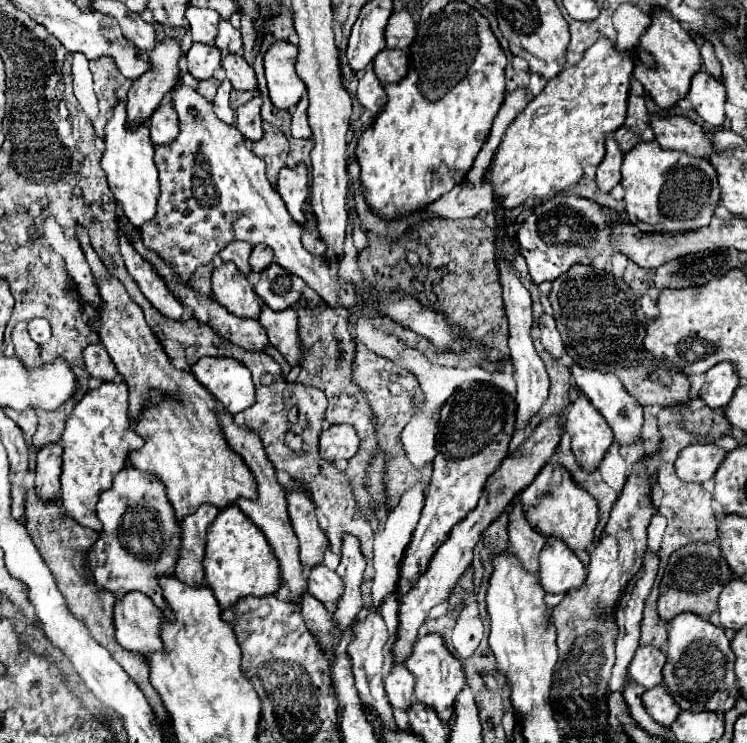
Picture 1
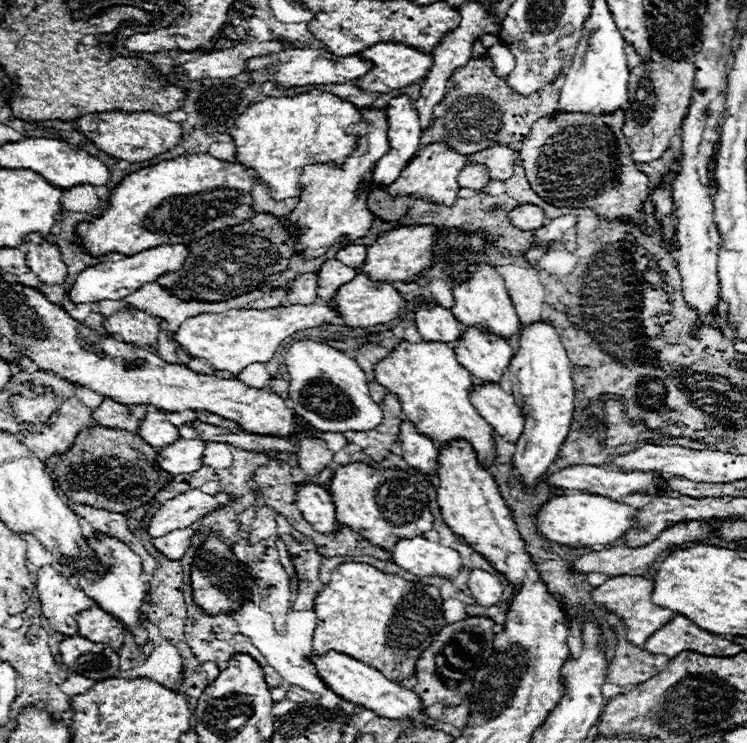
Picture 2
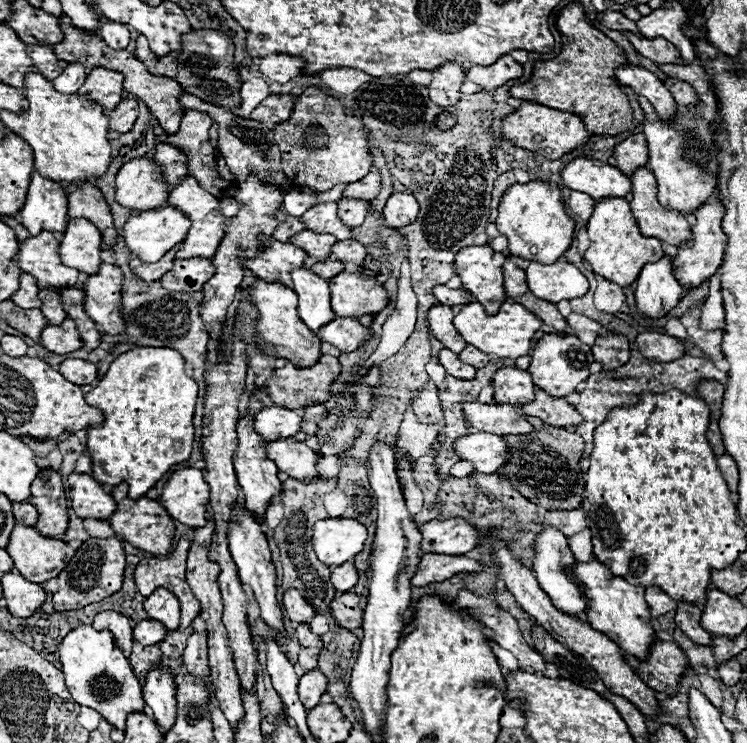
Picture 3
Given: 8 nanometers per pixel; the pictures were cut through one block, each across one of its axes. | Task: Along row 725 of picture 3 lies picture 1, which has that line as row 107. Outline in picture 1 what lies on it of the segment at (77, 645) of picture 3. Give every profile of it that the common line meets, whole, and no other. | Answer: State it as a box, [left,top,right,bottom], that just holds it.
[100,102,160,228]

